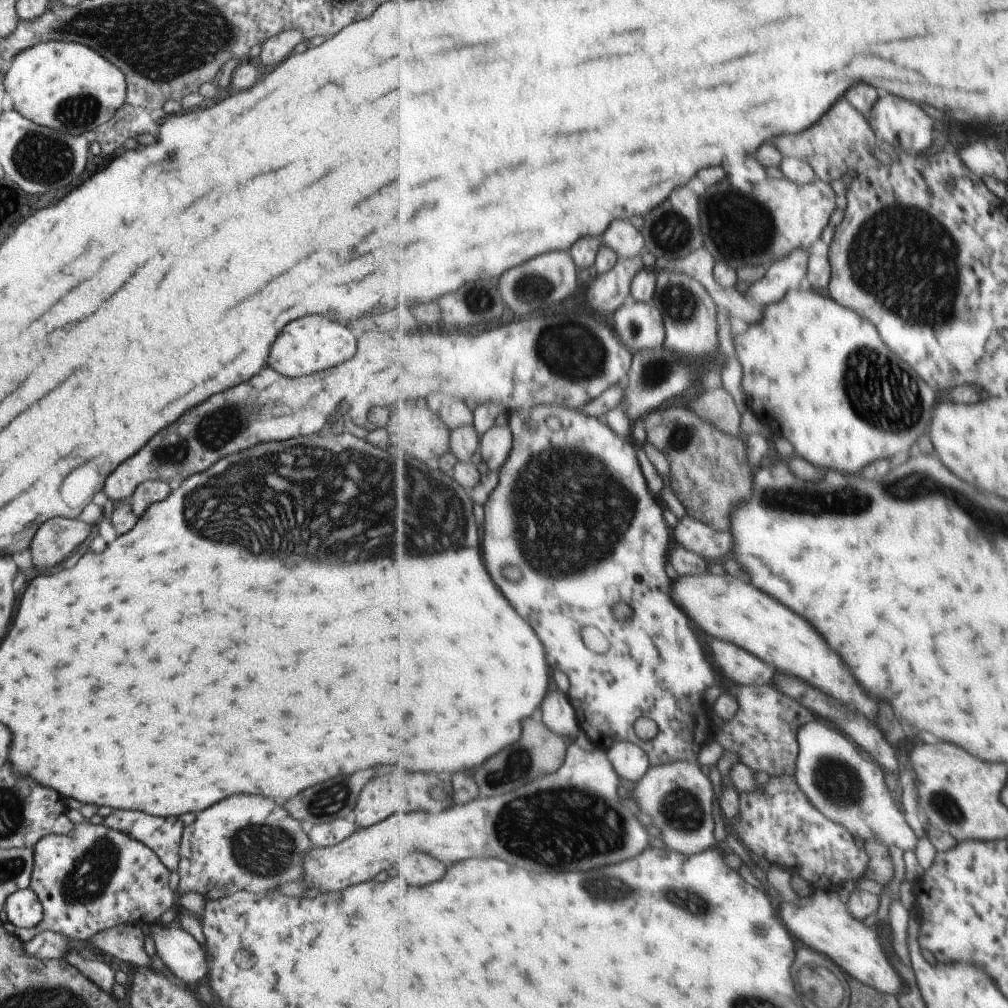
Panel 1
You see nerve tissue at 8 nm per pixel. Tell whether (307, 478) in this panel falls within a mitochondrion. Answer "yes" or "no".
yes

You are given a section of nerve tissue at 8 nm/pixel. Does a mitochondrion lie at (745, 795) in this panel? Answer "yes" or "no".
no

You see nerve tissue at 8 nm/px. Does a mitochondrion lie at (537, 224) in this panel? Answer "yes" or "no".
no

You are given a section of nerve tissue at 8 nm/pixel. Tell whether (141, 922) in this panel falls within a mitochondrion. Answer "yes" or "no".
no

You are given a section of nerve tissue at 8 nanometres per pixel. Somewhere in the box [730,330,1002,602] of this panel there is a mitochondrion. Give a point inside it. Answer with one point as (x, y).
(891, 401)

